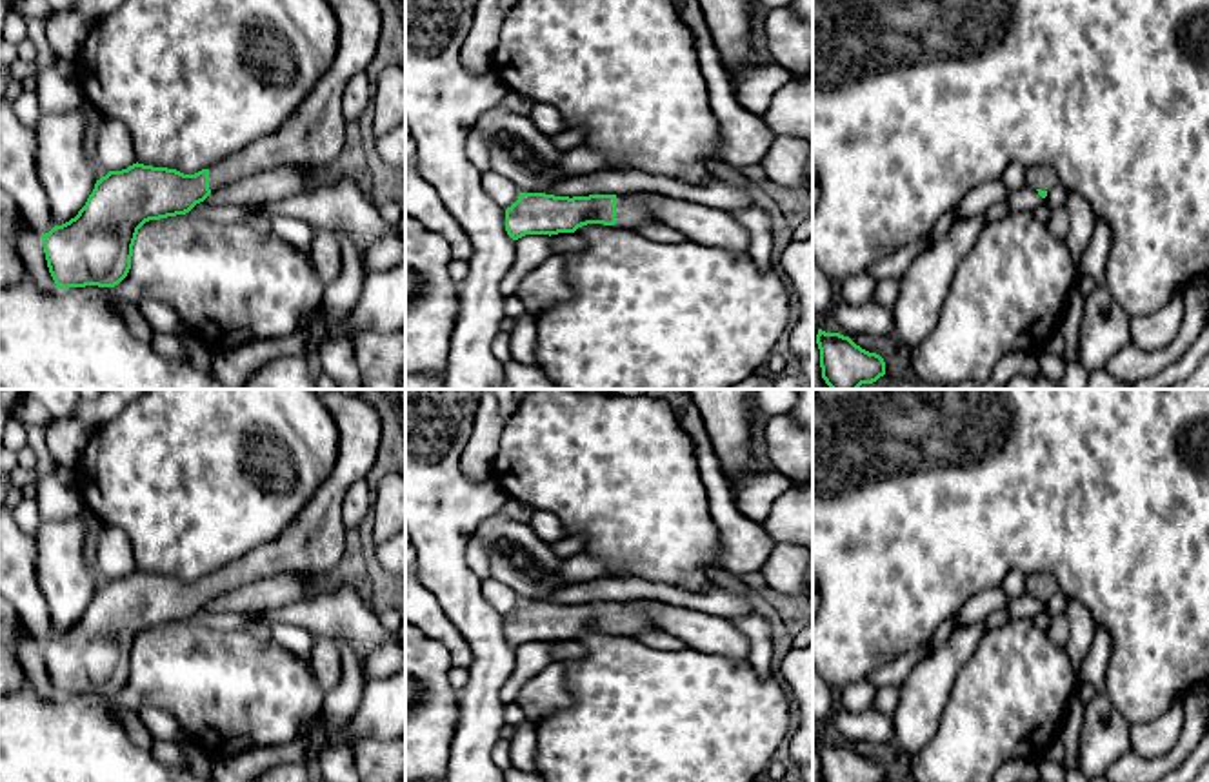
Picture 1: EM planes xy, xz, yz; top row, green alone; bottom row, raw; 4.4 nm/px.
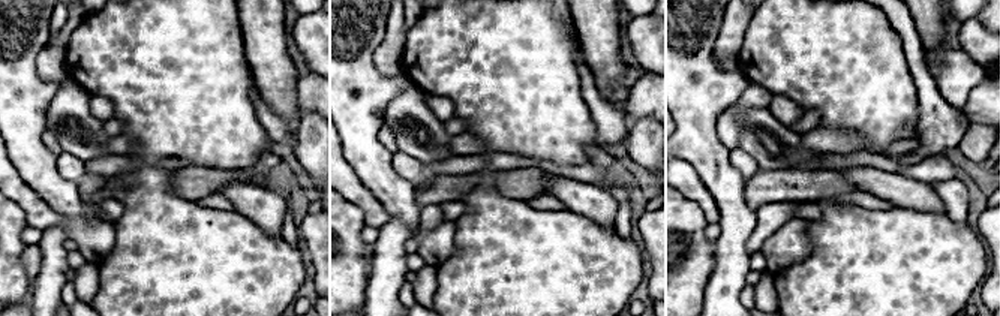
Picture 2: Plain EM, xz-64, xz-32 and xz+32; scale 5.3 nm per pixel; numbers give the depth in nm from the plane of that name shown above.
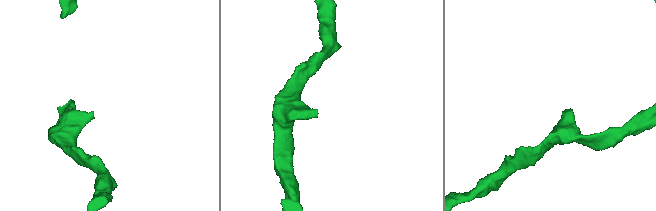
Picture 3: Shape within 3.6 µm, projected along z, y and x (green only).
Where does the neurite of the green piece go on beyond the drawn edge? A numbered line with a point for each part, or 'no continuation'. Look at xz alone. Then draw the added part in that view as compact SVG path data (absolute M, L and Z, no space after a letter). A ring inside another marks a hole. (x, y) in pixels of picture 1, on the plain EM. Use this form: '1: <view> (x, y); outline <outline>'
1: xz (631, 619); outline M616 602L614 635L633 637L645 629L653 629L653 622L638 602Z

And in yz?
1: yz (1040, 584); outline M1036 573L1027 576L1025 589L1029 595L1049 600L1058 591L1058 582L1053 575Z

